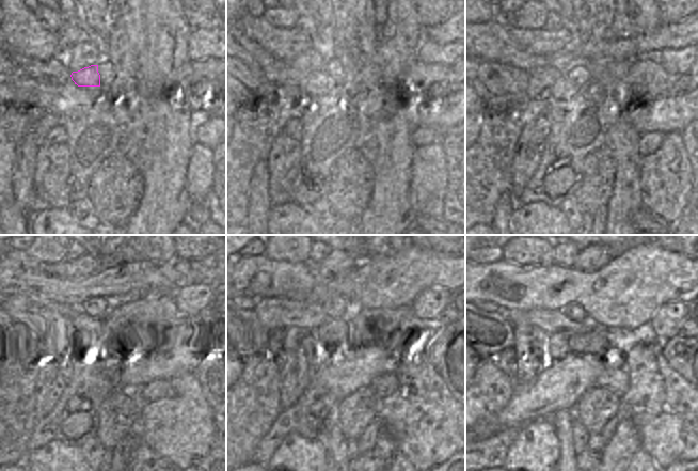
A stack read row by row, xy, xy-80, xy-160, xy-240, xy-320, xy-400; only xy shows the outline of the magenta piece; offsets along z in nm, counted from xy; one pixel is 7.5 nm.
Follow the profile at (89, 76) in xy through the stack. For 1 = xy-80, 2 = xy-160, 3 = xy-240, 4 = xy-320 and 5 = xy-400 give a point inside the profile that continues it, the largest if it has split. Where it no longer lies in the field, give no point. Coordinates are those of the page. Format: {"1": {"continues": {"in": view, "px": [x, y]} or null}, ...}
{"1": {"continues": {"in": "xy-80", "px": [319, 82]}}, "2": {"continues": {"in": "xy-160", "px": [556, 80]}}, "3": {"continues": {"in": "xy-240", "px": [86, 328]}}, "4": {"continues": {"in": "xy-320", "px": [336, 335]}}, "5": {"continues": {"in": "xy-400", "px": [595, 343]}}}

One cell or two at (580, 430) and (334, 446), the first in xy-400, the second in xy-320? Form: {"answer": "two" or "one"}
{"answer": "one"}

